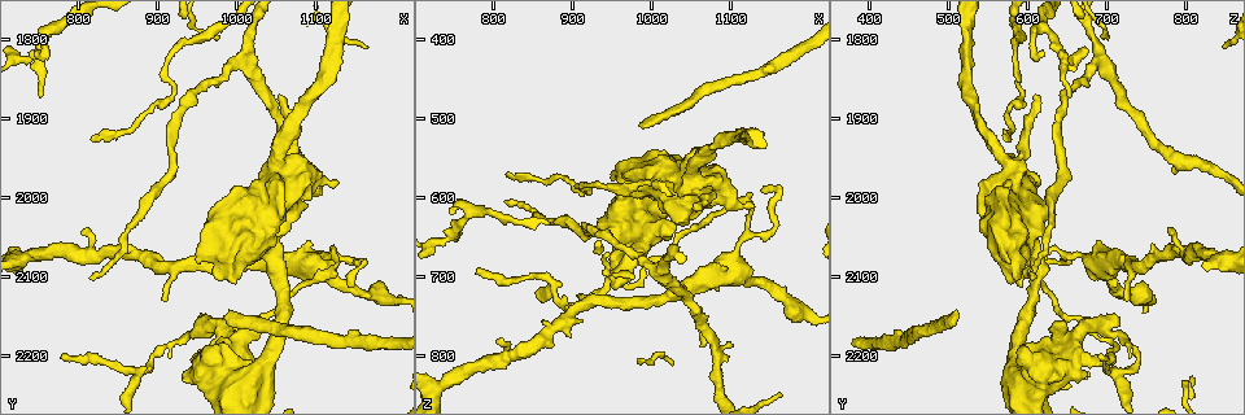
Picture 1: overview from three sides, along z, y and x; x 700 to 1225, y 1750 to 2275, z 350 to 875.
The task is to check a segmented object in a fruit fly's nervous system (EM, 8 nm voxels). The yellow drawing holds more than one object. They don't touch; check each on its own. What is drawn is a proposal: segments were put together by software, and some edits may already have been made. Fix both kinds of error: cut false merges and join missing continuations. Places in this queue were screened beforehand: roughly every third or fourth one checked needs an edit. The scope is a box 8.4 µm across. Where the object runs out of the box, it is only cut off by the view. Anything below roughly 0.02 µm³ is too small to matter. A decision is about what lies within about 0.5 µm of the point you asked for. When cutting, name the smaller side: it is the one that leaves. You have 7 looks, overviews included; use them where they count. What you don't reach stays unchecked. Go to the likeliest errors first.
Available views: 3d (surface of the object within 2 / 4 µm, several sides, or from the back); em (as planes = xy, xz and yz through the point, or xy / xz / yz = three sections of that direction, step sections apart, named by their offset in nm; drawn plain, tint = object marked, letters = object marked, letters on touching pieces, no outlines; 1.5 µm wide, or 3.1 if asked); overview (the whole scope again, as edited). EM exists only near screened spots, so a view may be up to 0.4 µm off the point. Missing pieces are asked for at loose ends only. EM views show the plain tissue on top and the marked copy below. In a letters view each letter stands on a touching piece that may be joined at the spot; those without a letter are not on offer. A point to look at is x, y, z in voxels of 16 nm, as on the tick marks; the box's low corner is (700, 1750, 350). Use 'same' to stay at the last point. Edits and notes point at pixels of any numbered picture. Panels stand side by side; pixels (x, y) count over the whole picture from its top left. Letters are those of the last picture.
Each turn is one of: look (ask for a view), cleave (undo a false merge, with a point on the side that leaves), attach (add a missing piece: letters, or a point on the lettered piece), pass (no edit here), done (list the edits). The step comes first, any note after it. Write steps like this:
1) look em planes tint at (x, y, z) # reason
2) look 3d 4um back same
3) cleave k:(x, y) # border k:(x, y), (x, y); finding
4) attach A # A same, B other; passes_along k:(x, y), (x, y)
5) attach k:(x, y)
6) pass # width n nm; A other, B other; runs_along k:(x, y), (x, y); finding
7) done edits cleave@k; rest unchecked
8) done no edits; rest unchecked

look 3d 2um at (985, 2155, 505) # long arm stops here

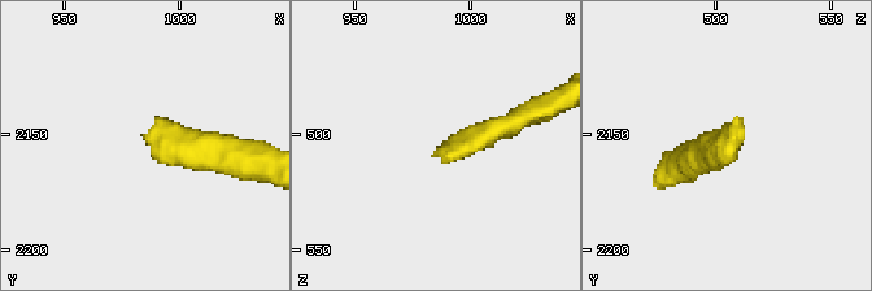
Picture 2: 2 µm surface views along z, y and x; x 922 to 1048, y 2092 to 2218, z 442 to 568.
look em yz step 4 tint at (983, 2151, 507)

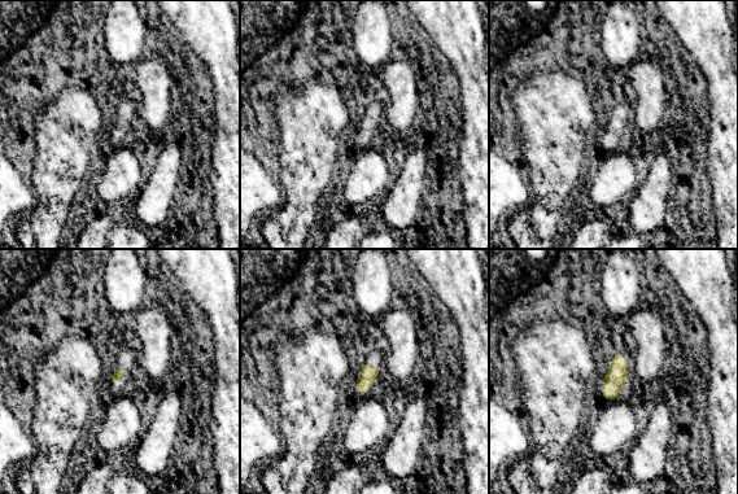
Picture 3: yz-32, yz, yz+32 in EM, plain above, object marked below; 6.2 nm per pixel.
look em planes letters same # cut it another way

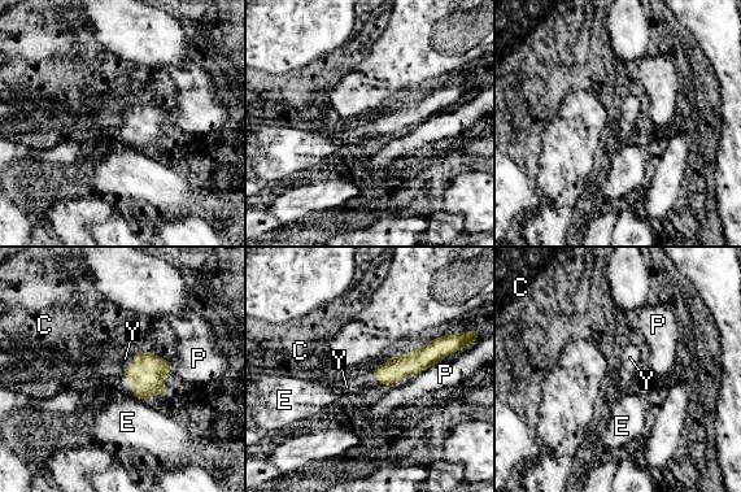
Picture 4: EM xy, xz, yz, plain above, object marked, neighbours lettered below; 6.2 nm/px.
attach Y # C other, E other, P other, Y same; passes_along 4:(147, 370), (130, 362), (125, 358); the cell continues

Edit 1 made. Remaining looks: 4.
look em planes letters at (905, 2130, 725) # an open end

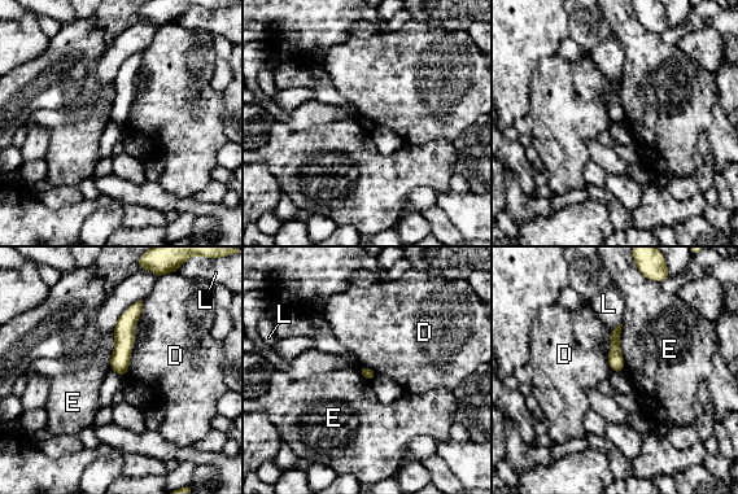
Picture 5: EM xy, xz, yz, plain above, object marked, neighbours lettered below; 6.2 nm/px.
pass # D other, E other, L other; no lettered piece goes on from it

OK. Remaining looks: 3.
look em yz step 4 tint at (930, 2225, 640) # branch stops here

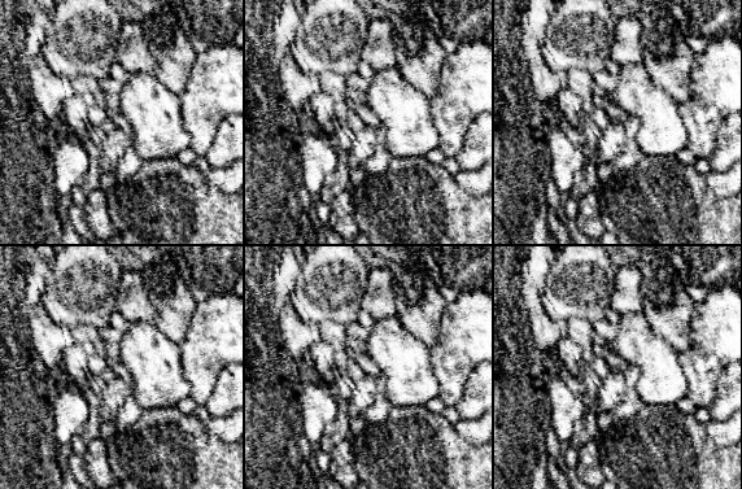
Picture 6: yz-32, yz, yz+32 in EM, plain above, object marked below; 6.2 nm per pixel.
look em planes letters same # cut it another way

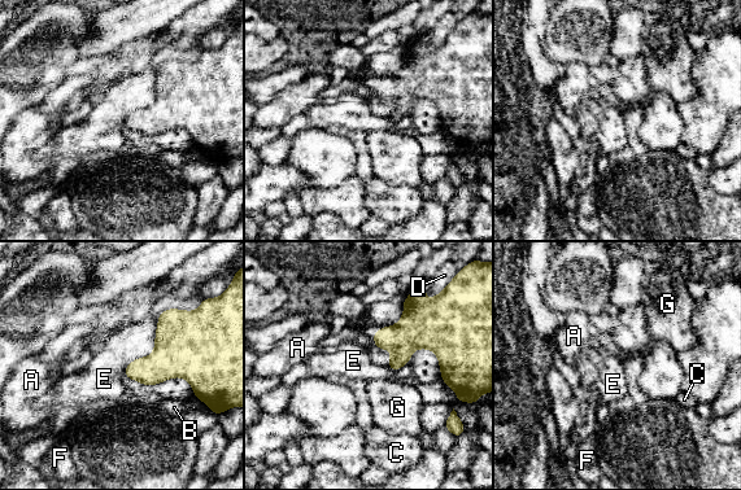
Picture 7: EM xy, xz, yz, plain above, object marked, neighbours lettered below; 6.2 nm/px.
pass # A other, B other, C other, D other, E other, F other, G other; border 7:(158, 316), (155, 349), (126, 377); none of them fits

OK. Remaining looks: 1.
done edits attach@4; rest unchecked

